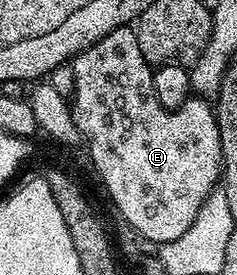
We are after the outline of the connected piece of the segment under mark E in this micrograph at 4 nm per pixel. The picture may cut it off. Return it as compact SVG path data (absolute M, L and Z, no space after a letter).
M132 26L110 30L110 34L106 34L106 38L94 42L94 46L82 50L77 56L72 57L70 62L74 66L74 90L70 97L73 120L80 131L81 141L86 146L88 143L88 152L92 155L92 164L96 167L96 172L100 175L100 180L104 183L104 188L108 191L113 206L120 211L121 218L125 220L123 223L140 234L142 238L152 241L157 246L169 244L178 238L182 238L182 234L186 234L186 230L190 230L190 222L194 222L194 218L198 216L202 202L206 202L208 195L217 191L218 188L221 169L220 135L218 134L218 122L213 105L204 98L189 98L182 101L174 109L166 108L154 90L153 65L146 58L142 58L142 49L138 46L136 29Z

